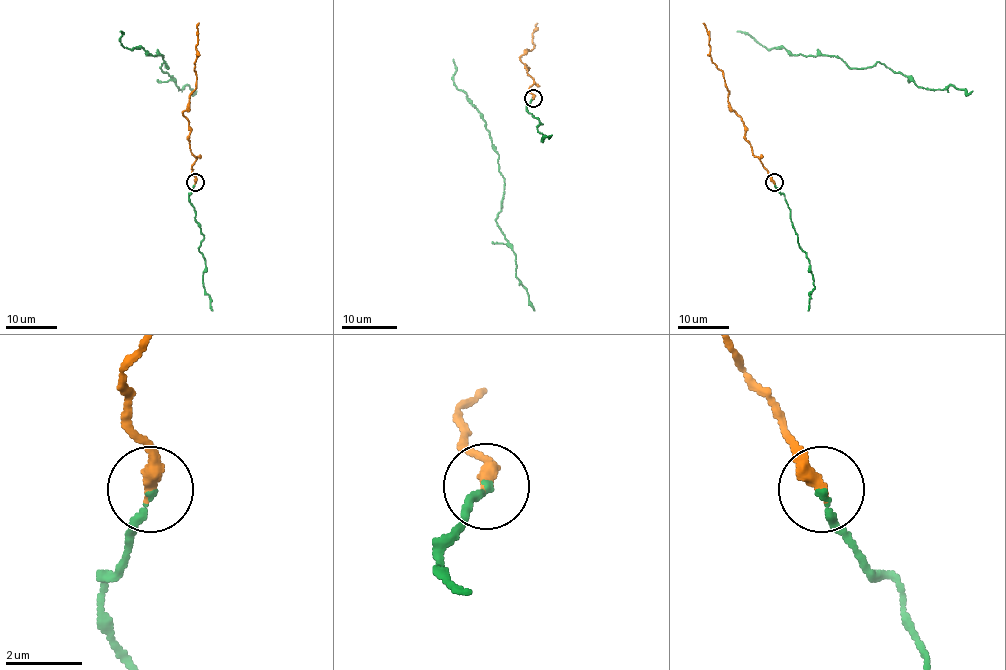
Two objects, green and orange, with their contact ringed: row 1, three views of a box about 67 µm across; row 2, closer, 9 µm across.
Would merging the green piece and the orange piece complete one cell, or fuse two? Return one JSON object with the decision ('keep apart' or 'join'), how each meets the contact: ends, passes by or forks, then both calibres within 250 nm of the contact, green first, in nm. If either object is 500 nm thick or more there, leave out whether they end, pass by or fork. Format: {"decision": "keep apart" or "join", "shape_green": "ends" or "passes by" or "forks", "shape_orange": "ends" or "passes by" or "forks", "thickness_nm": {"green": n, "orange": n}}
{"decision": "join", "shape_green": "ends", "shape_orange": "ends", "thickness_nm": {"green": 140, "orange": 380}}

